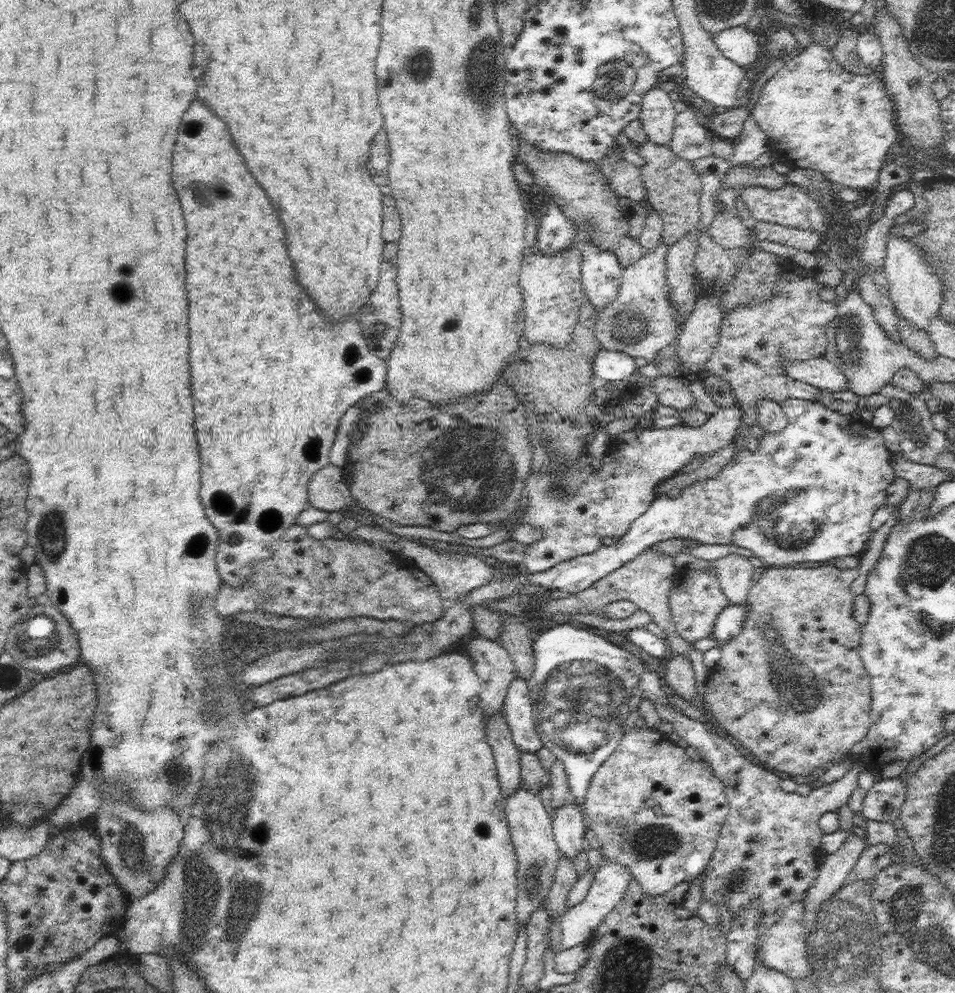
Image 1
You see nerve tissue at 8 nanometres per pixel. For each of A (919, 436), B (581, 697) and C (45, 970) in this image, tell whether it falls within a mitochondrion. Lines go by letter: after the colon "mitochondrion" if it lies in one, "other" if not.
A: mitochondrion
B: mitochondrion
C: other

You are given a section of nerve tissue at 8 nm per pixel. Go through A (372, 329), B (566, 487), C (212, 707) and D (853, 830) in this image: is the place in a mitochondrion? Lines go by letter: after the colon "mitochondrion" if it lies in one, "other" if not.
A: mitochondrion
B: mitochondrion
C: mitochondrion
D: other

